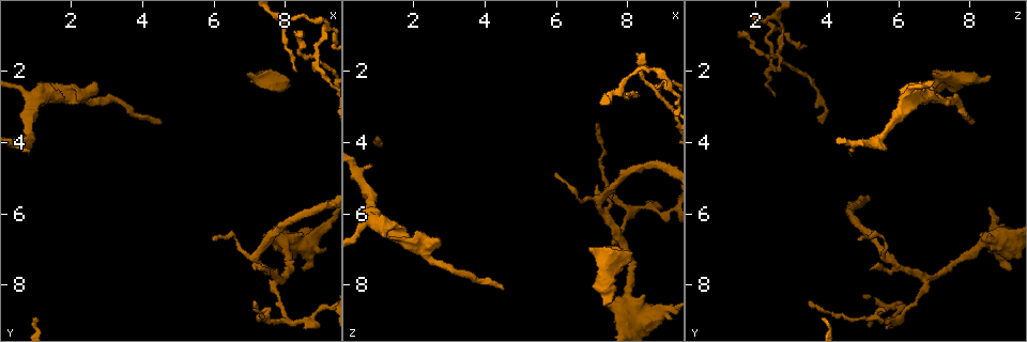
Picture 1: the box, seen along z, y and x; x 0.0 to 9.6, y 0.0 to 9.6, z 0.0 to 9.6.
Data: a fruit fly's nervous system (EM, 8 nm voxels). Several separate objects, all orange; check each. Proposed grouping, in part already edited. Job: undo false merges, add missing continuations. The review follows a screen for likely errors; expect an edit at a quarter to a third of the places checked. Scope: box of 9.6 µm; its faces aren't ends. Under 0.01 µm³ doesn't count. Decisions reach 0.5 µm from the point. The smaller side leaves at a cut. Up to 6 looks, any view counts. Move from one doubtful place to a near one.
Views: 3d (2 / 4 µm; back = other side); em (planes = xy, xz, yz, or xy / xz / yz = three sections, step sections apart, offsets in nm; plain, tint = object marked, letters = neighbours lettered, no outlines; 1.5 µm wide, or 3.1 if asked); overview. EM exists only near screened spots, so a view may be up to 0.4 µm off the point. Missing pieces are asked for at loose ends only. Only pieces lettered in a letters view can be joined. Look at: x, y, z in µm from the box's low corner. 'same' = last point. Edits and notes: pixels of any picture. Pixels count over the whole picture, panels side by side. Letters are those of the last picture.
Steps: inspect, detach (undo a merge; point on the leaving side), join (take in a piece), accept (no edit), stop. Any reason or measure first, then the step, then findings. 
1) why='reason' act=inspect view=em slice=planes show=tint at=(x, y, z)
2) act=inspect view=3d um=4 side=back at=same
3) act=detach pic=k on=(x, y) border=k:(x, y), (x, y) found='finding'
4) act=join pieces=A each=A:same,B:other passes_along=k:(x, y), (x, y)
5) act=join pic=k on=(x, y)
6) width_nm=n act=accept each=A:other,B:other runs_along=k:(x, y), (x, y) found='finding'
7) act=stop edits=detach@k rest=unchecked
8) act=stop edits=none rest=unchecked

why='tapers out' act=inspect view=3d um=4 at=(4.60, 3.45, 8.10)

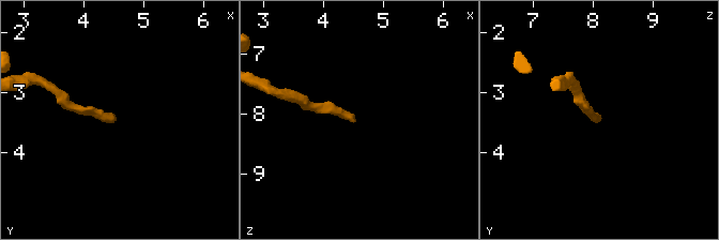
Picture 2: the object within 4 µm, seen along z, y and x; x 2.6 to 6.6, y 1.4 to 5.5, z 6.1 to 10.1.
why='now the EM' act=inspect view=em slice=xz step=8 show=tint at=(4.55, 3.45, 8.10)

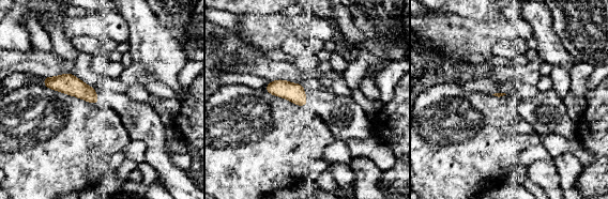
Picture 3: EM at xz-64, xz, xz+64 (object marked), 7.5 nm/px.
why='see the neighbours' act=inspect view=em slice=xz step=8 show=letters at=same

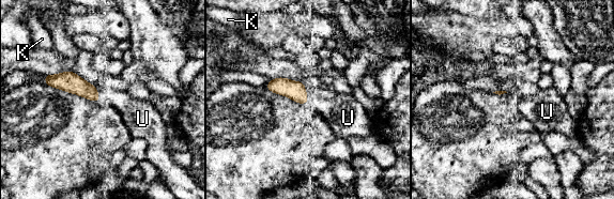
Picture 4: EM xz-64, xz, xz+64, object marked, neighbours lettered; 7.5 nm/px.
act=join pieces=U each=K:other,U:same found='it goes on there'

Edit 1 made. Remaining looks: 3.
act=inspect view=overview

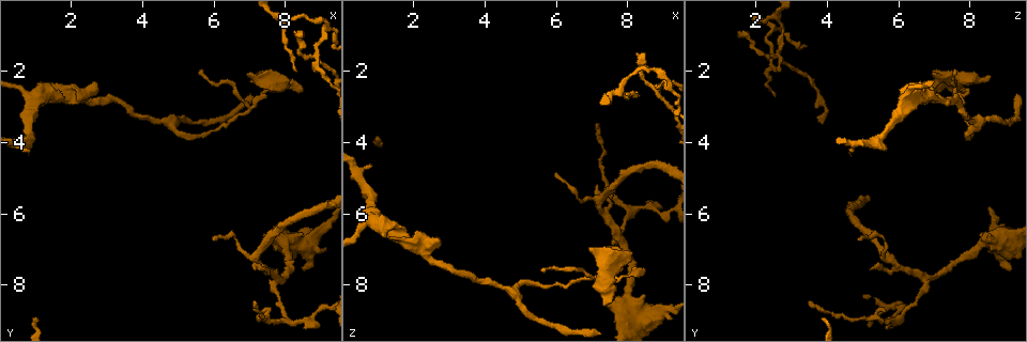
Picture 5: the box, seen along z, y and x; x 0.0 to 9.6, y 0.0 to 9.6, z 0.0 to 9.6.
why='sharp bend' act=inspect view=em slice=planes show=letters at=(8.75, 1.65, 2.50)

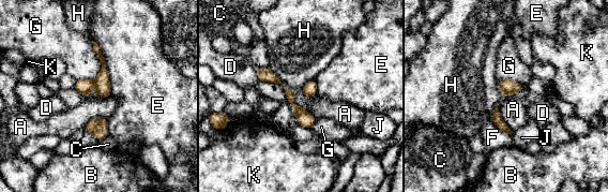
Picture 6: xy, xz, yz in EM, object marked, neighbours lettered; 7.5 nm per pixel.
act=detach pic=6 on=(84, 87) each=A:other,B:other,C:other,D:other,E:other,F:other,G:other,H:other,J:other,K:other border=6:(93, 82), (95, 88) found='two neurons meet here'

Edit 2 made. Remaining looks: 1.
why='free end' act=inspect view=em slice=planes show=letters at=(7.25, 2.10, 8.55)

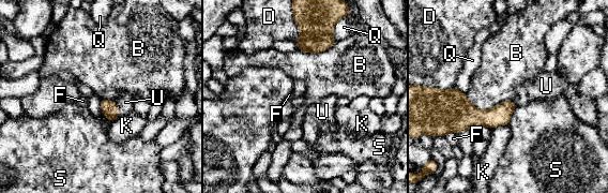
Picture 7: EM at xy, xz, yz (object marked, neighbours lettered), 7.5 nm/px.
width_nm=120 act=join pieces=U each=B:other,D:other,F:other,K:other,Q:other,S:other,U:same passes_along=7:(109, 108), (117, 108), (124, 103) found='the neuron continues'

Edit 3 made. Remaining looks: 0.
act=stop edits=join@4,detach@6,join@7 rest=unchecked

